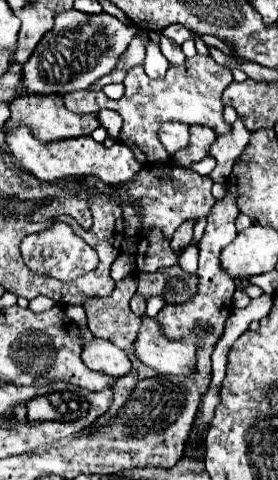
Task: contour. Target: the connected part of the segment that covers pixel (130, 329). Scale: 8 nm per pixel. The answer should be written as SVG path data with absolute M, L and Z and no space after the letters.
M126 275L116 283L116 289L108 297L96 297L84 305L88 315L88 329L94 337L114 341L124 351L130 351L142 325L142 317L130 309L130 299L136 293L136 275Z

